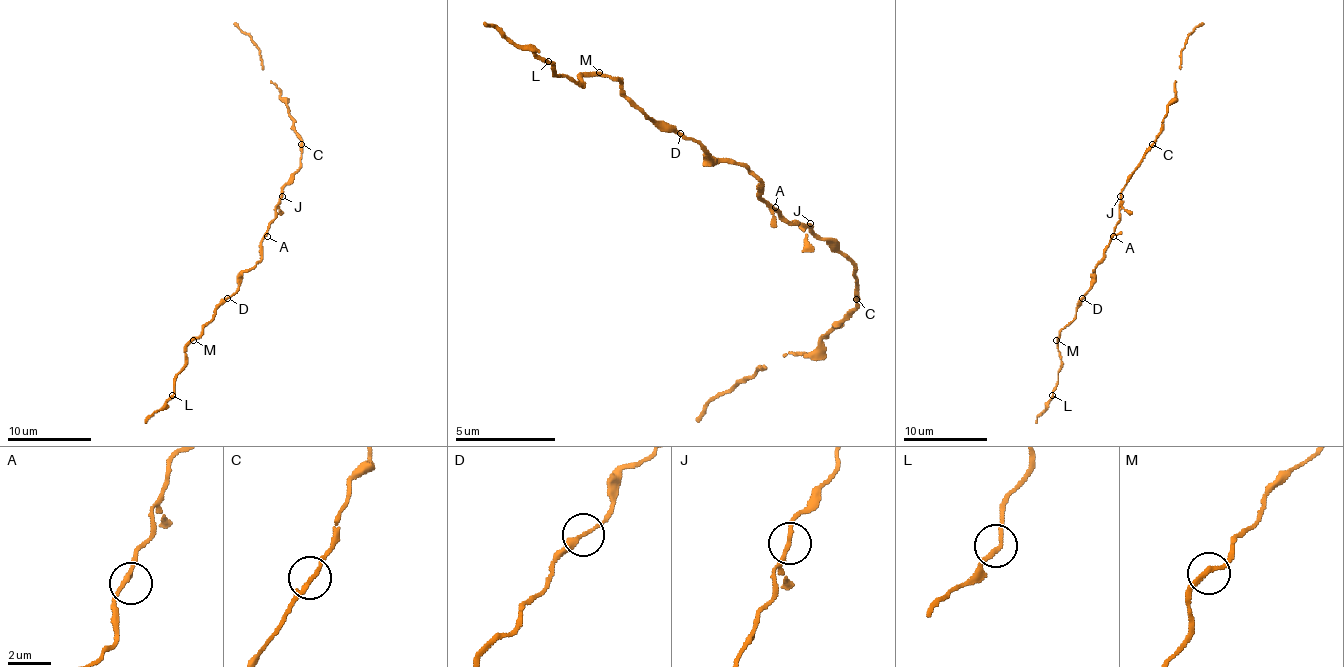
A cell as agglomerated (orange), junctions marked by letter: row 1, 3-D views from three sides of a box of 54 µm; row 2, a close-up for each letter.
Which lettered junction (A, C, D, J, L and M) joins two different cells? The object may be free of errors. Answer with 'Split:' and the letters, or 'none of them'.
Split: none of them

